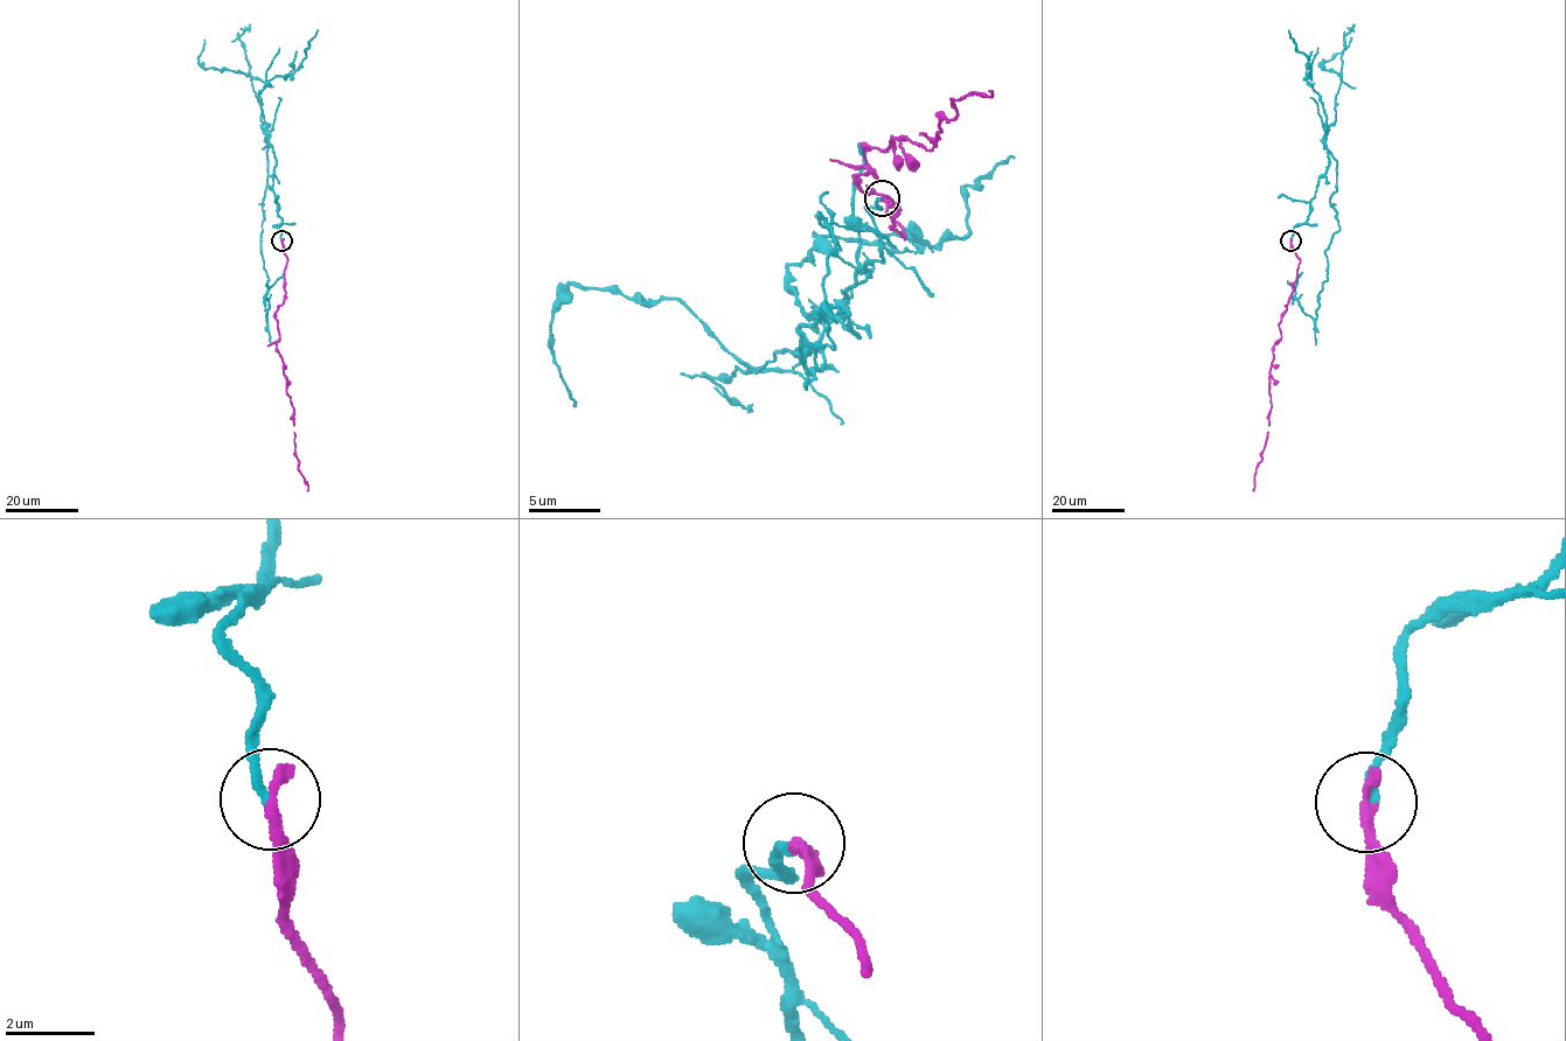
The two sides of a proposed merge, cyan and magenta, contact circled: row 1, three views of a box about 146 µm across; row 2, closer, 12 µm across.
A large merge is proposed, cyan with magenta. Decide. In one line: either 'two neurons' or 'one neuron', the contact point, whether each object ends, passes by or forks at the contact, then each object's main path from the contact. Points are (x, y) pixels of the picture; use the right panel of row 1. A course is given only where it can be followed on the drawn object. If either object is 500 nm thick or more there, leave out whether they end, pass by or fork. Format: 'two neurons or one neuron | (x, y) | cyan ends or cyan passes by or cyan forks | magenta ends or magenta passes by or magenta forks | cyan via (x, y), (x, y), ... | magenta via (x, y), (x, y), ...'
two neurons | (1290, 240) | cyan ends | magenta ends | cyan via (1290, 240), (1329, 165), (1326, 146), (1340, 230), (1324, 251), (1315, 320), (1294, 298), (1302, 272) | magenta via (1290, 240), (1300, 263), (1279, 325), (1281, 337), (1273, 348), (1267, 439), (1253, 490)

